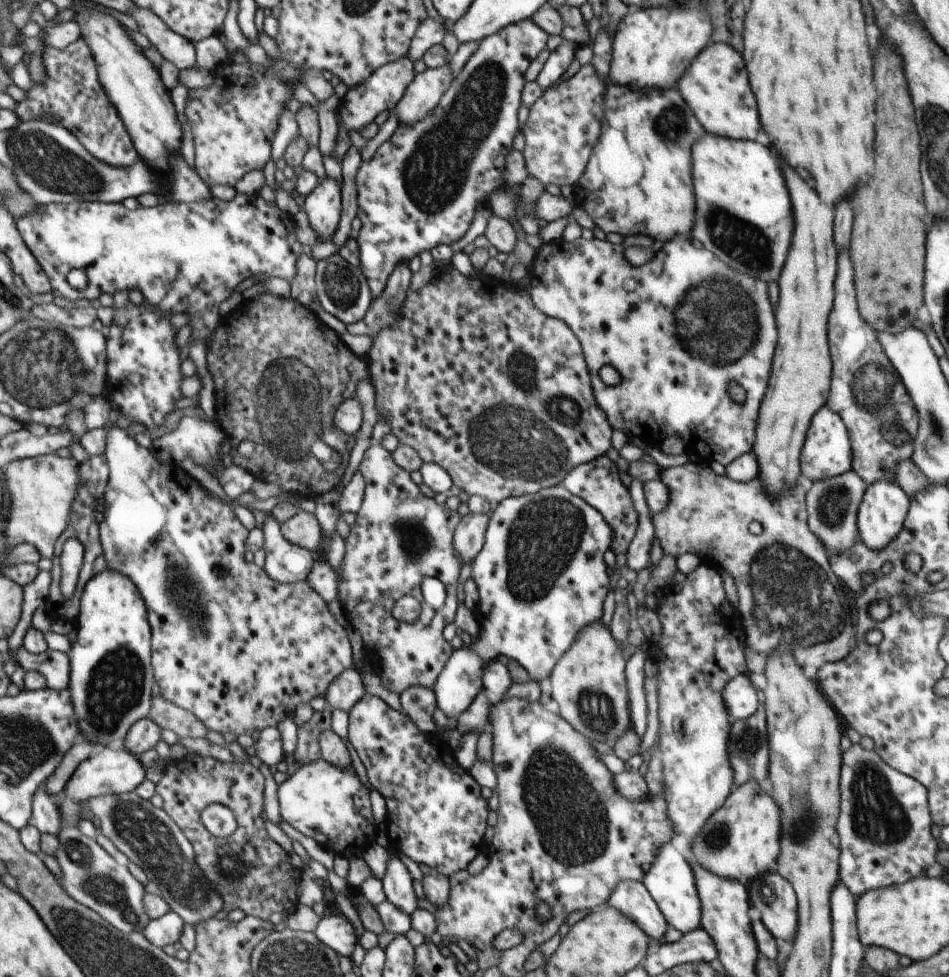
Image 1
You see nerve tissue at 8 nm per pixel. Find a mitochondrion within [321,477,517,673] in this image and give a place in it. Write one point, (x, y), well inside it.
(417, 543)

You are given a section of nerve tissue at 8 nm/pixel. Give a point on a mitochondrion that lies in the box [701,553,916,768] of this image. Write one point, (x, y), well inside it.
(747, 744)

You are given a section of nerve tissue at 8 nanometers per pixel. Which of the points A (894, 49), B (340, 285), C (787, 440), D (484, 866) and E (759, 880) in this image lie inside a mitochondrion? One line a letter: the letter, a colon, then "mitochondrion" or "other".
A: other
B: mitochondrion
C: other
D: other
E: other

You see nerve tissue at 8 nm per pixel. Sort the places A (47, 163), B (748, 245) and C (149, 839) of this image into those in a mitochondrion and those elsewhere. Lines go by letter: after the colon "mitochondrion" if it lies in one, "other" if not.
A: mitochondrion
B: mitochondrion
C: mitochondrion

